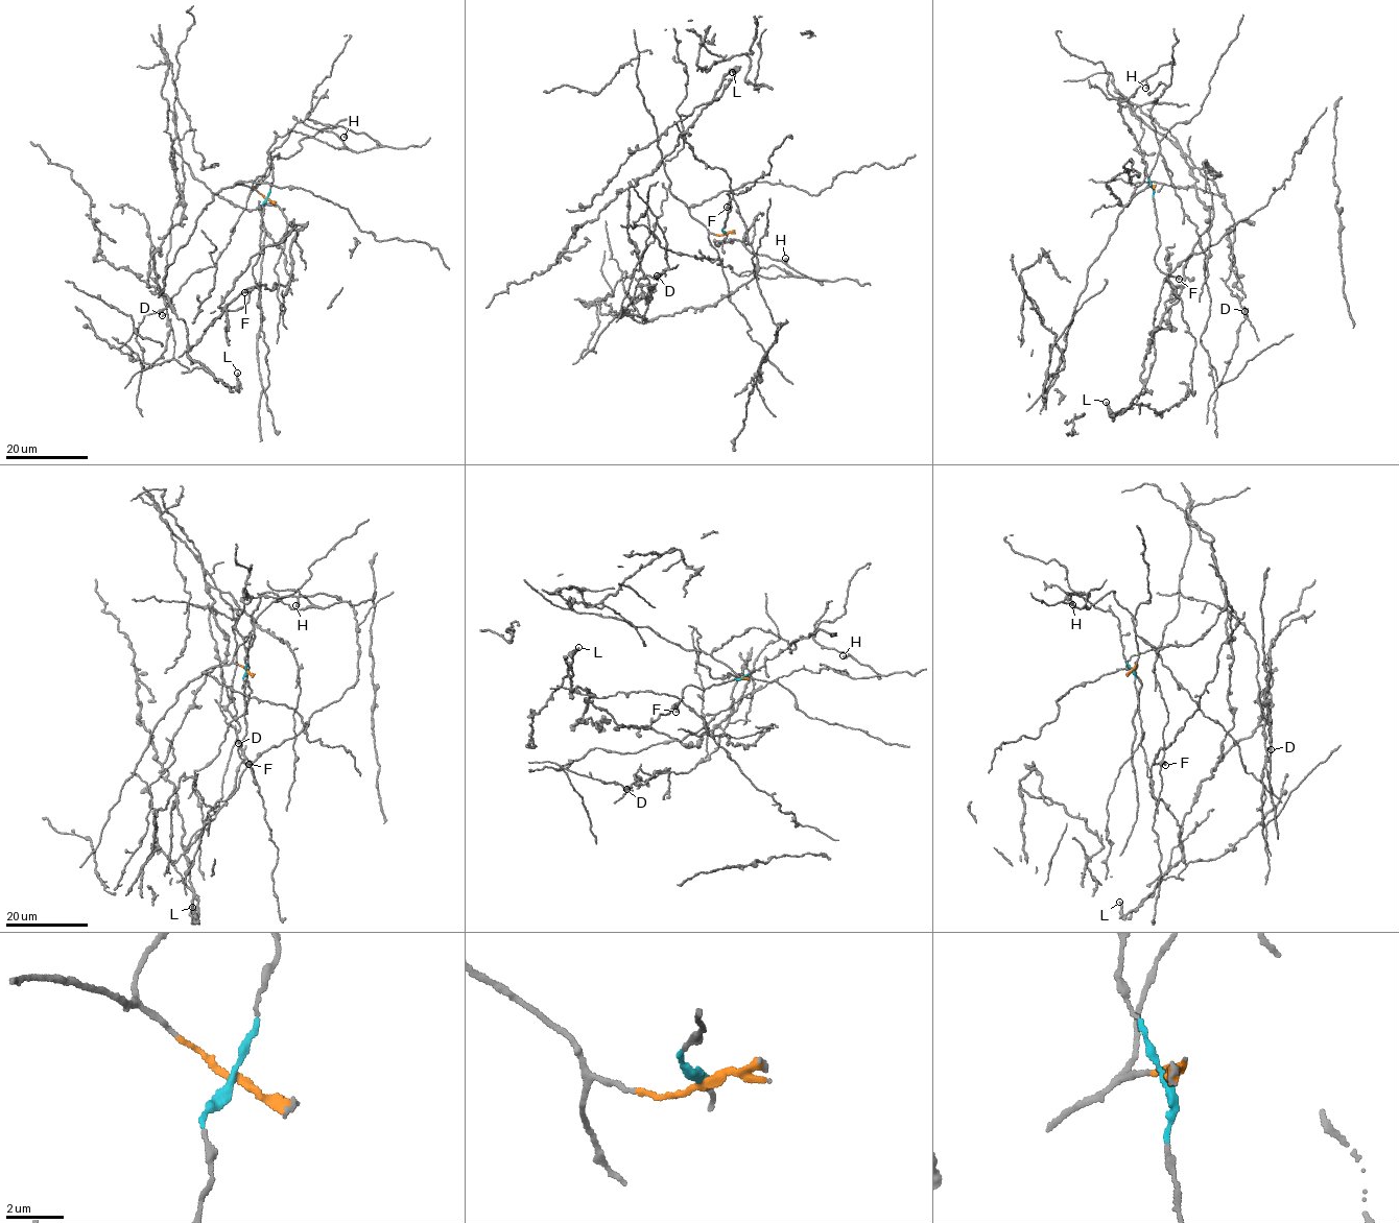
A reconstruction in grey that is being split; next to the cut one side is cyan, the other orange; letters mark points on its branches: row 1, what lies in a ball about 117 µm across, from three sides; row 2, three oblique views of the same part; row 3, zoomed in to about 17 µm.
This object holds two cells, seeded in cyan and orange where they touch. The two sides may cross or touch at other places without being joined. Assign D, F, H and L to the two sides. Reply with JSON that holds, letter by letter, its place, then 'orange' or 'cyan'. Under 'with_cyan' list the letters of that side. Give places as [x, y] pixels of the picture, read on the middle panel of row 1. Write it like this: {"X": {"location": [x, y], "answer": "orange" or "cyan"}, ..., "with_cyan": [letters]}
{"D": {"location": [657, 276], "answer": "orange"}, "F": {"location": [727, 207], "answer": "orange"}, "H": {"location": [785, 258], "answer": "orange"}, "L": {"location": [732, 72], "answer": "orange"}, "with_cyan": []}

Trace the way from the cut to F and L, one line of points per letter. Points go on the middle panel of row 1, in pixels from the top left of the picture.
F: (725, 234), (702, 260), (634, 223), (650, 210), (668, 267), (641, 320), (629, 188), (680, 136), (727, 207)
L: (725, 234), (702, 260), (634, 223), (650, 210), (668, 267), (640, 278), (641, 320), (629, 188), (733, 71)

